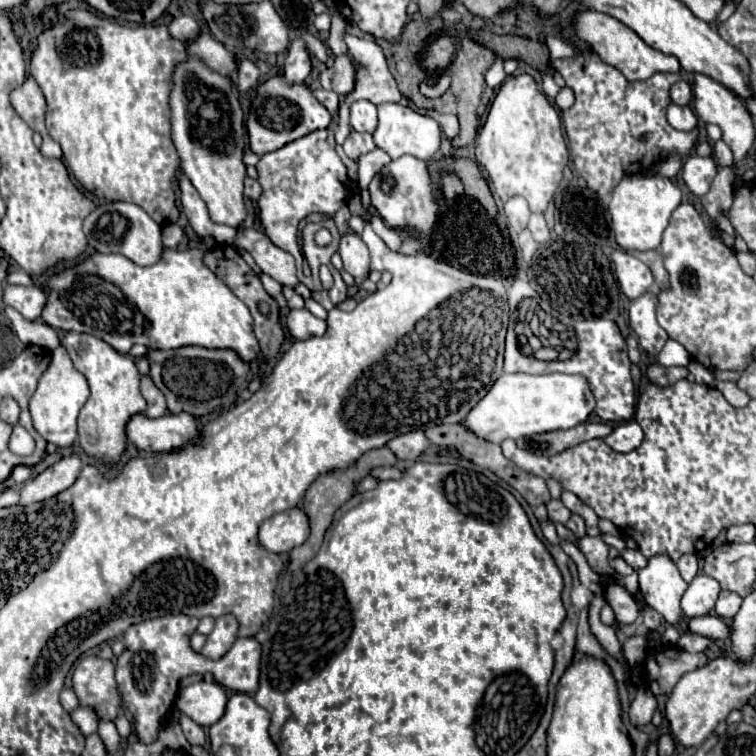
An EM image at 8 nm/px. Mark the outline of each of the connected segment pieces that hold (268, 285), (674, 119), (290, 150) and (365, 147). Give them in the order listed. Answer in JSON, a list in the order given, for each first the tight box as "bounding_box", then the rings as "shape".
[{"bounding_box":[258,273,287,307],"shape":[[[259,273],[258,275],[267,293],[269,293],[269,295],[271,295],[277,301],[280,307],[286,307],[287,301],[283,296],[282,286],[265,273]]]},{"bounding_box":[667,103,697,131],"shape":[[[671,103],[667,109],[667,119],[679,131],[691,131],[693,127],[697,127],[697,117],[691,107],[679,107]]]},{"bounding_box":[257,127,349,305],"shape":[[[331,127],[317,129],[315,133],[309,133],[307,137],[301,137],[299,141],[291,141],[291,145],[283,145],[283,149],[277,149],[277,151],[271,151],[267,155],[261,155],[259,163],[257,163],[257,173],[259,173],[257,181],[263,187],[263,193],[261,193],[259,201],[257,201],[257,205],[259,205],[259,219],[261,219],[261,225],[265,229],[265,235],[277,247],[281,247],[283,251],[287,251],[287,253],[291,253],[295,257],[297,277],[311,291],[319,291],[321,289],[319,267],[325,263],[331,269],[331,275],[335,279],[335,285],[331,287],[331,301],[333,301],[333,305],[345,301],[347,299],[347,285],[343,283],[339,271],[329,261],[329,257],[337,251],[339,239],[341,239],[341,235],[337,235],[335,223],[331,219],[321,223],[321,227],[327,225],[327,229],[333,235],[333,243],[331,245],[327,245],[327,247],[311,245],[309,247],[309,261],[313,259],[311,255],[319,253],[319,263],[311,265],[311,271],[313,271],[311,277],[305,277],[303,271],[301,271],[301,265],[303,265],[305,257],[303,257],[301,245],[297,241],[297,225],[299,225],[299,221],[303,221],[307,215],[311,215],[315,211],[321,211],[321,213],[333,217],[337,213],[337,209],[343,203],[347,203],[347,197],[349,197],[349,191],[347,191],[347,185],[349,185],[347,167],[343,165],[343,161],[339,159],[337,151],[335,151],[333,129]]]},{"bounding_box":[343,131,375,161],"shape":[[[351,131],[351,135],[349,135],[349,137],[347,137],[347,141],[343,143],[343,149],[345,149],[347,157],[351,157],[353,161],[357,161],[357,159],[359,159],[359,155],[369,153],[371,149],[375,149],[373,135],[371,135],[371,133]]]}]

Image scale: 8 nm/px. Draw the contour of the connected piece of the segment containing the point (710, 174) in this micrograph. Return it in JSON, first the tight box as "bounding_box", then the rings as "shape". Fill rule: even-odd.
{"bounding_box":[683,153,717,197],"shape":[[[691,153],[683,163],[683,181],[689,187],[689,191],[697,197],[703,197],[709,191],[709,185],[717,173],[717,163],[713,157],[699,157],[697,153]]]}

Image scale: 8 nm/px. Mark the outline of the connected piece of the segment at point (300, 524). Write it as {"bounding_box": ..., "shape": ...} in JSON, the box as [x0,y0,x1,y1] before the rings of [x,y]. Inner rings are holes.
{"bounding_box":[259,509,309,553],"shape":[[[289,509],[287,513],[277,513],[269,517],[259,527],[259,545],[271,553],[289,553],[307,541],[309,525],[307,515],[301,509]]]}

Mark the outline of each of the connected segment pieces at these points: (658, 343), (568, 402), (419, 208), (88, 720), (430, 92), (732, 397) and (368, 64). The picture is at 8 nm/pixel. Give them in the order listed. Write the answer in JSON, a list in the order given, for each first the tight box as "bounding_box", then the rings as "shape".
[{"bounding_box":[629,287,669,355],"shape":[[[651,287],[647,293],[631,301],[631,307],[629,307],[629,325],[637,333],[639,345],[649,355],[657,355],[663,349],[665,341],[669,339],[667,333],[657,323],[657,315],[655,315],[657,293],[659,289]]]},{"bounding_box":[461,373,595,443],"shape":[[[513,373],[501,375],[487,395],[467,413],[461,425],[489,443],[501,443],[505,439],[519,439],[537,433],[549,433],[557,429],[571,429],[583,423],[595,409],[587,381],[583,377],[549,373]]]},{"bounding_box":[367,155,439,233],"shape":[[[403,155],[395,161],[387,163],[371,179],[367,191],[371,195],[371,205],[377,209],[377,213],[383,217],[383,221],[389,227],[413,227],[419,233],[427,233],[435,225],[439,205],[437,205],[437,199],[435,199],[433,181],[427,173],[425,161],[411,157],[411,155]]]},{"bounding_box":[71,707,97,737],"shape":[[[77,707],[73,713],[71,713],[71,719],[73,723],[79,727],[79,731],[89,737],[91,733],[97,731],[97,715],[93,709],[89,707]]]},{"bounding_box":[419,73,451,99],"shape":[[[443,73],[443,75],[439,75],[439,79],[437,79],[437,81],[435,81],[432,85],[429,85],[429,83],[425,83],[425,81],[423,81],[419,89],[425,97],[435,99],[441,97],[441,95],[449,89],[450,84],[451,77],[447,75],[447,73]]]},{"bounding_box":[715,381,749,407],"shape":[[[715,381],[715,387],[725,395],[725,399],[735,405],[735,407],[745,407],[749,403],[749,395],[745,391],[741,391],[735,383],[729,383],[729,381]]]},{"bounding_box":[339,33,403,123],"shape":[[[349,33],[343,35],[351,57],[359,63],[355,89],[343,99],[339,107],[339,123],[347,123],[347,109],[351,101],[367,99],[375,105],[399,103],[403,99],[393,75],[389,73],[383,49],[371,39],[359,39]]]}]

